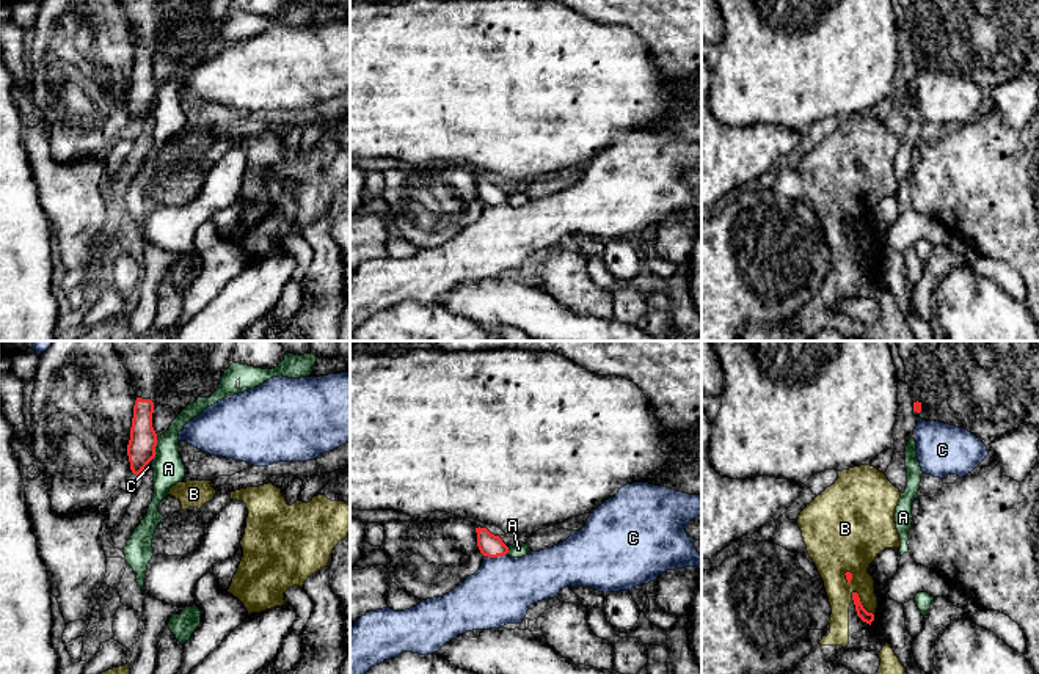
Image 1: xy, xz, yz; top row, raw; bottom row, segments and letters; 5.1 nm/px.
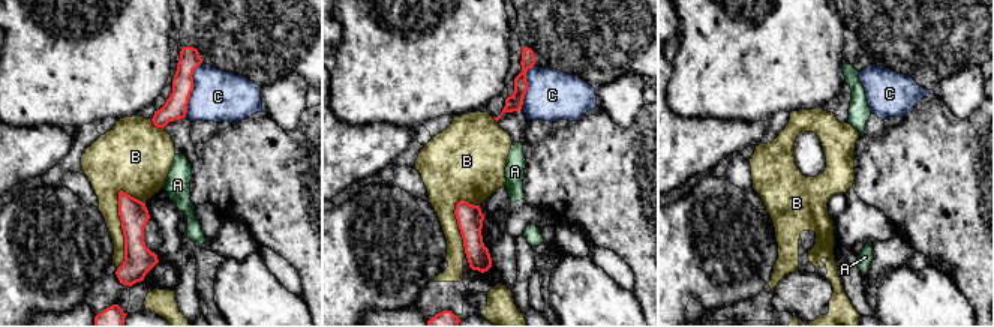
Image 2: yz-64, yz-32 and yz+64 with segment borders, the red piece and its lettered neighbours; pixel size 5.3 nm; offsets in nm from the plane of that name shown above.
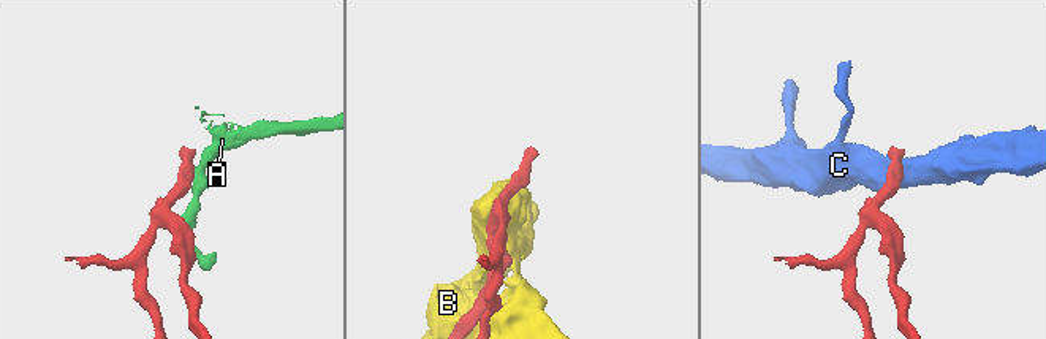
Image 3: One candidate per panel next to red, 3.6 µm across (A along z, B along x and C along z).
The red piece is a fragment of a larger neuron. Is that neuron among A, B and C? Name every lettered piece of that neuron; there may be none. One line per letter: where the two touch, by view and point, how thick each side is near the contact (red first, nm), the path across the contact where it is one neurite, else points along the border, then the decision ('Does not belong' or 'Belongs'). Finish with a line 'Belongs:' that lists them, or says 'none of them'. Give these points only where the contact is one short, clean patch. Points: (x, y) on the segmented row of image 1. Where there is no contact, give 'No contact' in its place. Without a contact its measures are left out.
A: Touches red at xy (154, 448). Thickness 140 nm (red) against 160 nm. Boundary: xy (157, 437), (153, 457). Does not belong
B: Touches red at yz (860, 604). Thickness 60 nm (red) against 170 nm. Does not belong
C: Touches red at xz (495, 556). Thickness 120 nm (red) against 320 nm. Boundary: xz (506, 553), (485, 556). Does not belong
Belongs: none of them

